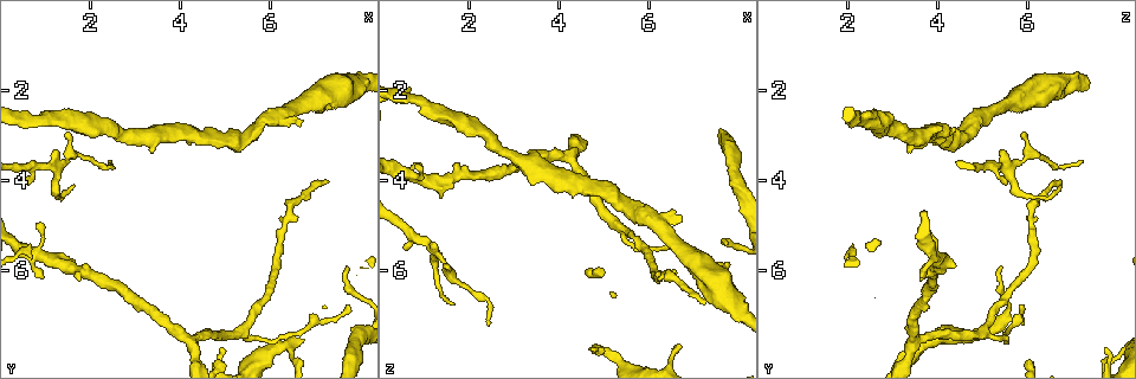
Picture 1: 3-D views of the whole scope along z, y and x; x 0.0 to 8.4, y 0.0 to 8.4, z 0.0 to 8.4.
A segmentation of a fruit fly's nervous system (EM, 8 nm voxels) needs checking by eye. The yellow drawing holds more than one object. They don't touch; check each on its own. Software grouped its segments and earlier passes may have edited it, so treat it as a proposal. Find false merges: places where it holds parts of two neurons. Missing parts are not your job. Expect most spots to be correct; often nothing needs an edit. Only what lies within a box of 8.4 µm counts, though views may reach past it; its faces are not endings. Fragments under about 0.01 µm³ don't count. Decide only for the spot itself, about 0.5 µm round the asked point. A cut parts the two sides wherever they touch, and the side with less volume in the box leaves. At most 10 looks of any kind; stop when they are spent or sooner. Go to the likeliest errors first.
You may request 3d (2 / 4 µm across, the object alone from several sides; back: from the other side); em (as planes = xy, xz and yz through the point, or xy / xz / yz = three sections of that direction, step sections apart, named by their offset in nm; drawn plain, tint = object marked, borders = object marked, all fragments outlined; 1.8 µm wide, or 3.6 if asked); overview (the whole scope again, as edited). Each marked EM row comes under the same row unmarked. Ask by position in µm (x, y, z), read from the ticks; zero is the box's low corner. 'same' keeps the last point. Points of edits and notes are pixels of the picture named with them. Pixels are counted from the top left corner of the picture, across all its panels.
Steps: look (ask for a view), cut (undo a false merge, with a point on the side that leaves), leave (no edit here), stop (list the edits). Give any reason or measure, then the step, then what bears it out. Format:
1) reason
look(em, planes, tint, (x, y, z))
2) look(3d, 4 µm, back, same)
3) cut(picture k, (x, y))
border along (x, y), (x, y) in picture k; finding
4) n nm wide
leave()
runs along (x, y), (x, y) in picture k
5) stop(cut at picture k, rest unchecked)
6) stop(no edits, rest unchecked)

look(3d, 4 µm, (6.55, 7.90, 7.90))

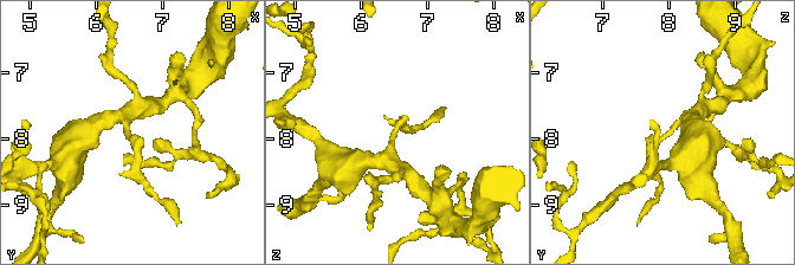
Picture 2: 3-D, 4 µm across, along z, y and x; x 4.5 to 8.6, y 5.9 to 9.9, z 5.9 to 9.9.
look(em, yz, step 4, tint, (6.50, 7.95, 7.95))

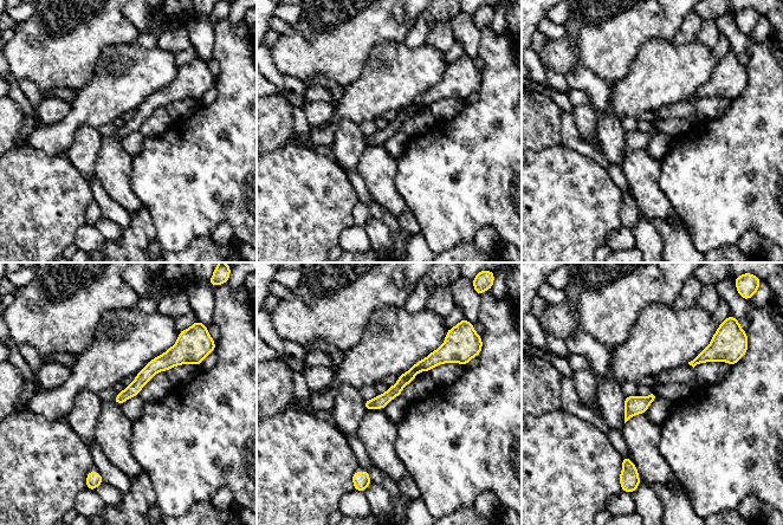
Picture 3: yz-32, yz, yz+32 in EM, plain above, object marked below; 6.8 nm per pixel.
cut it another way
look(em, planes, borders, same)

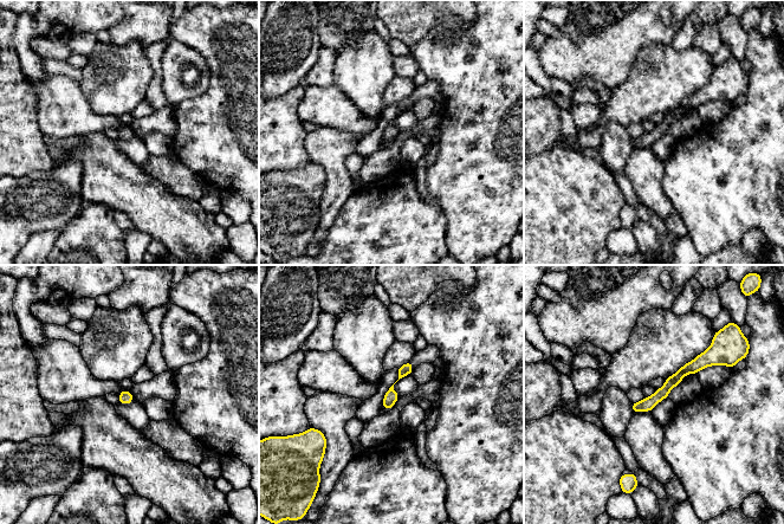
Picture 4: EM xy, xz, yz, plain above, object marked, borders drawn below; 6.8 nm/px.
leave()
runs along (717, 361), (685, 369), (635, 409) in picture 4; all the same neuron

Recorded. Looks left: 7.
look(3d, 2 µm, (5.25, 7.40, 5.00))

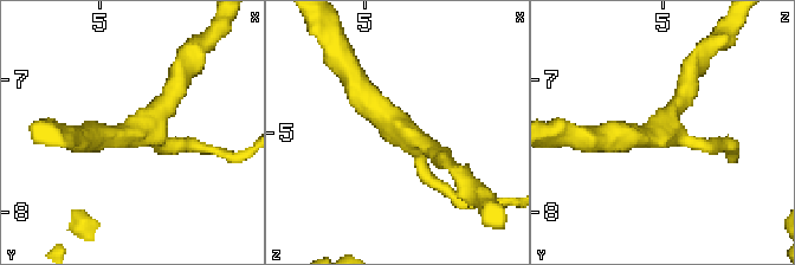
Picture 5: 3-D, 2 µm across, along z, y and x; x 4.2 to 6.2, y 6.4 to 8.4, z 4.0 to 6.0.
3 arms; need the tissue
look(em, planes, tint, (5.28, 7.36, 5.02))

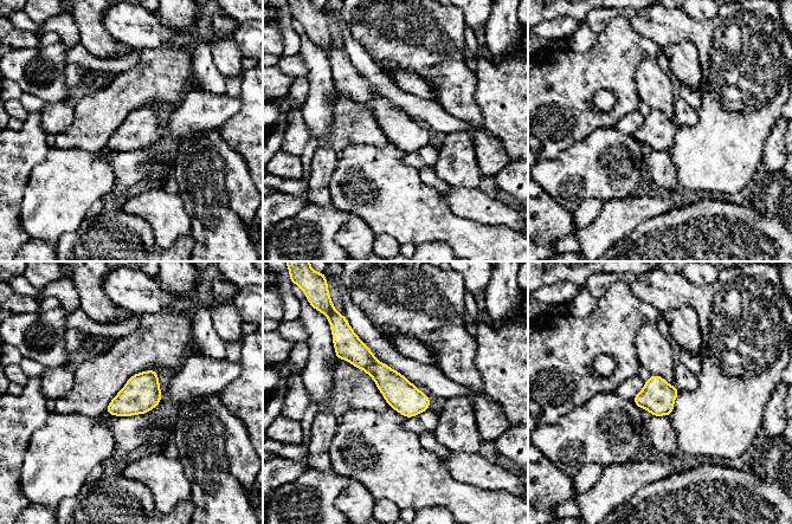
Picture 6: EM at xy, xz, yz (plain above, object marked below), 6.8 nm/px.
leave()
all the same neuron

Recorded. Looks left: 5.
sudden change in width
look(em, 3.6 µm, xy, step 8, tint, (7.05, 2.15, 5.80))

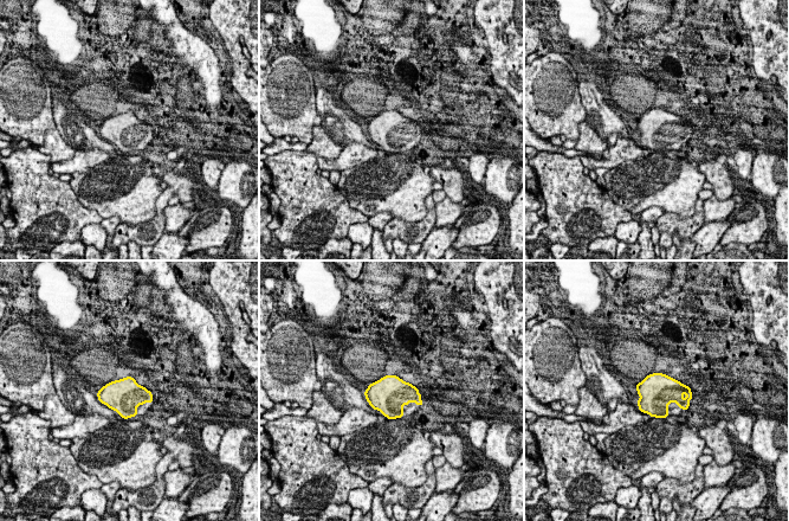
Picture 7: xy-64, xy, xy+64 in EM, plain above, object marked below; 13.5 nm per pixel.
cut it another way
look(em, 3.6 µm, planes, borders, same)

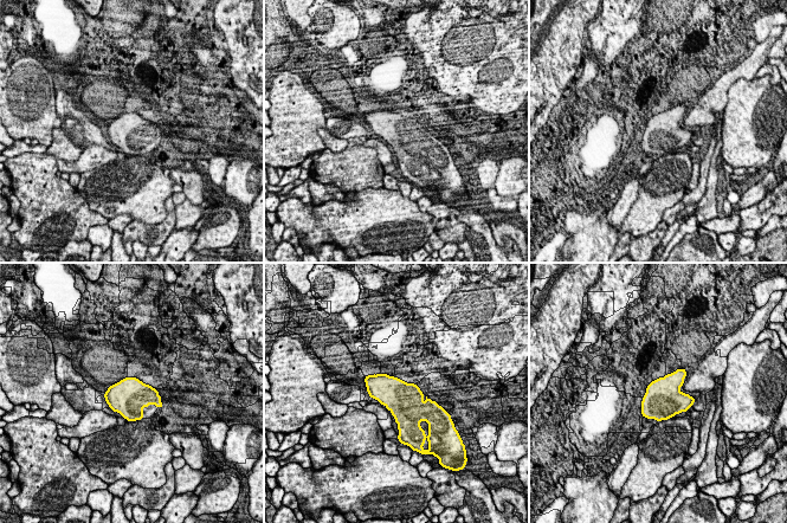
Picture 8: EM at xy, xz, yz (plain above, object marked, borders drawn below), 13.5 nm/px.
500 nm wide
leave()
continuous, no second neuron

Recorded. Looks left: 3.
narrows sharply
look(em, xy, step 4, tint, (0.70, 2.65, 2.20))

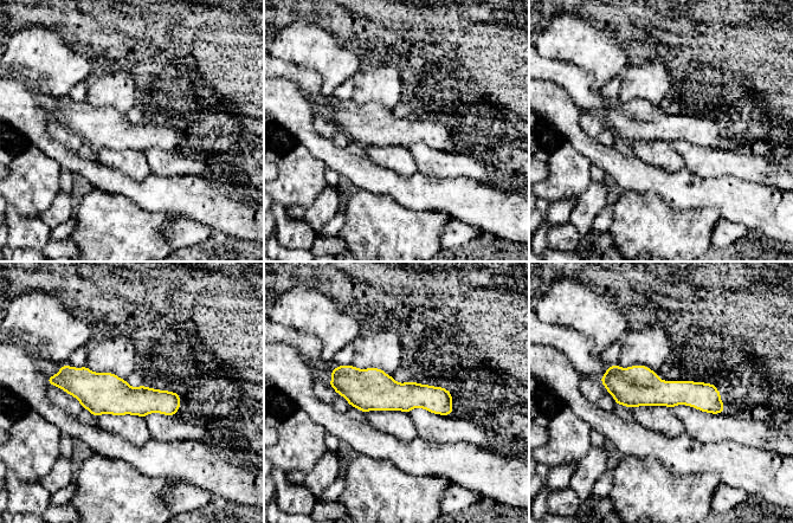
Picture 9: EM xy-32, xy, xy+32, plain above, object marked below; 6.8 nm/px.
leave()
runs along (334, 373), (449, 409) in picture 9; one neuron here

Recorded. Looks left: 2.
stop(no edits, rest unchecked)

